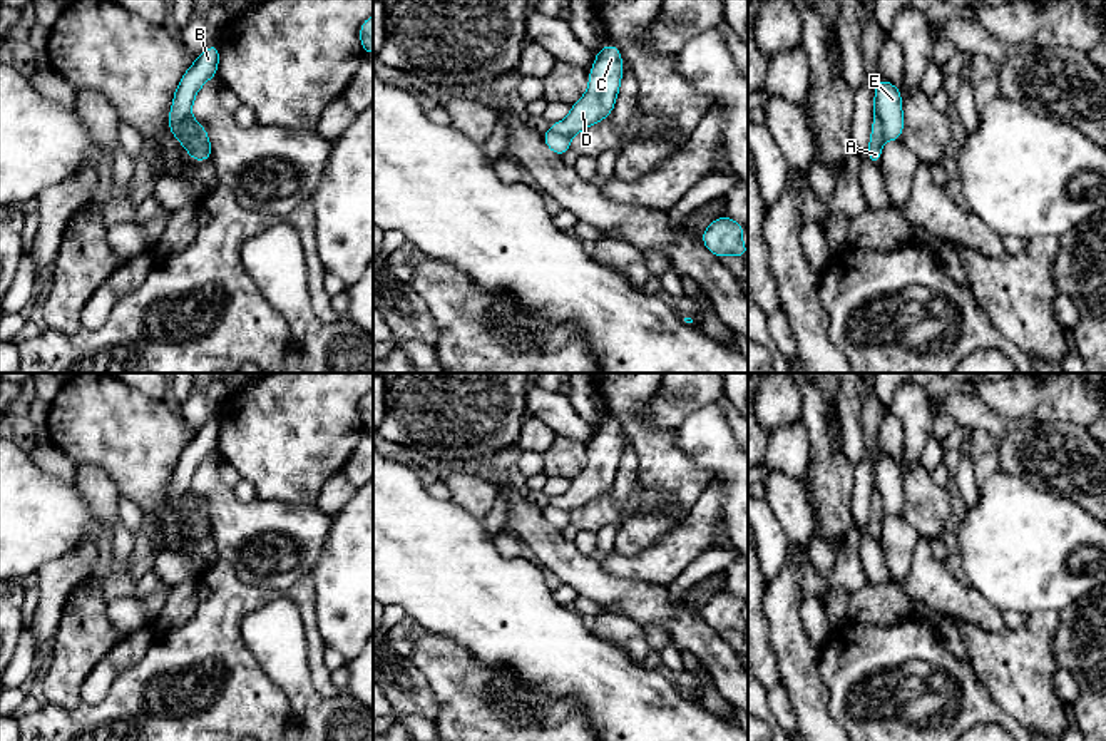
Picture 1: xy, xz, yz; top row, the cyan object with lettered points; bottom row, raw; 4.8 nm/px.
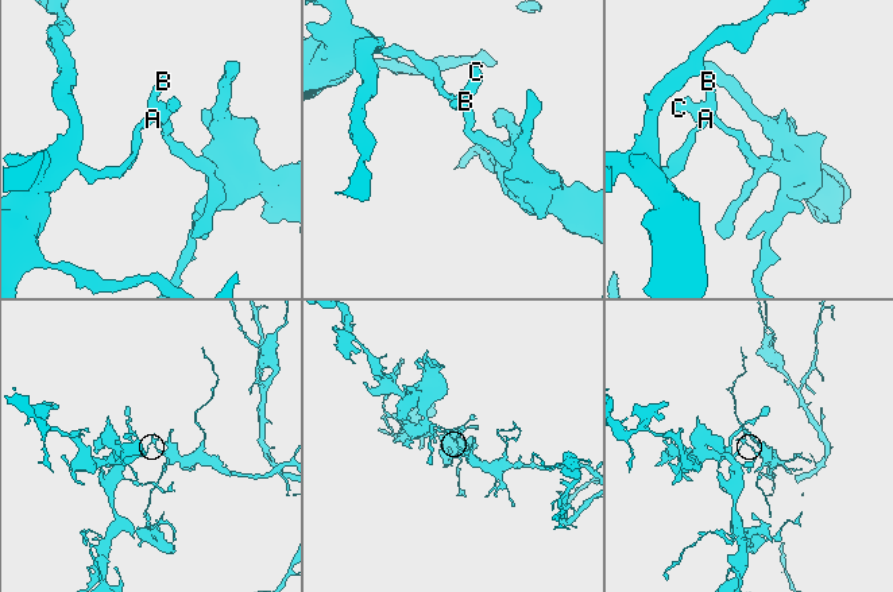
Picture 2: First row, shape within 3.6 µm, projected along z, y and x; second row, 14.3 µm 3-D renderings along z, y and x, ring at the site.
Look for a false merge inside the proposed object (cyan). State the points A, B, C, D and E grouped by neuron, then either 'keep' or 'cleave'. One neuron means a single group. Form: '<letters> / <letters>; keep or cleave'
A C D / B E; cleave

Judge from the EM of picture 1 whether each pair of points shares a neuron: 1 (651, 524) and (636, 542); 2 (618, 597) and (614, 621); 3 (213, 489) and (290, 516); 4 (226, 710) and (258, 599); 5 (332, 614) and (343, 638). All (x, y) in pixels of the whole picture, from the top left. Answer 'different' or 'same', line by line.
1: same
2: different
3: same
4: same
5: same

